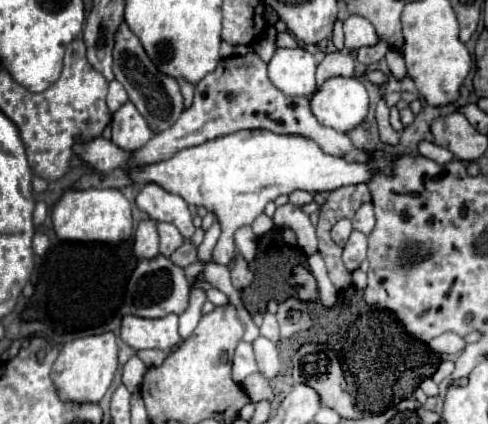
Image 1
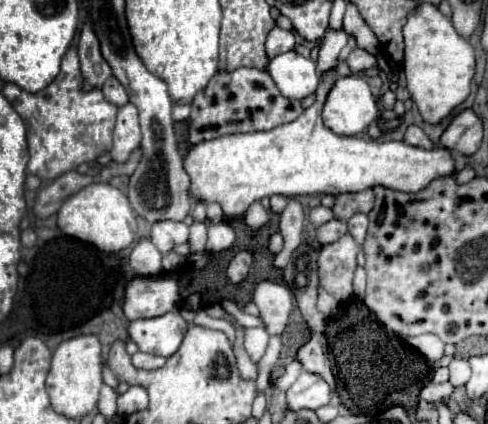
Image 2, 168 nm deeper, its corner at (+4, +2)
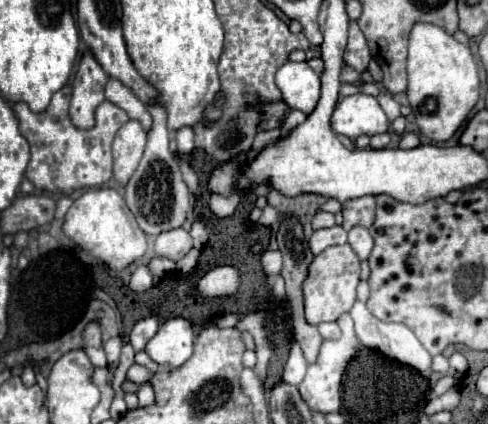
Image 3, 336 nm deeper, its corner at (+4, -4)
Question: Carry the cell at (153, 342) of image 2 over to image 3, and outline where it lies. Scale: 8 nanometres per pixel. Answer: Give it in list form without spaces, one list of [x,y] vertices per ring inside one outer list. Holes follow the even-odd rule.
[[[170,318],[146,342],[144,350],[160,368],[174,370],[192,356],[192,342],[192,324],[184,318]]]

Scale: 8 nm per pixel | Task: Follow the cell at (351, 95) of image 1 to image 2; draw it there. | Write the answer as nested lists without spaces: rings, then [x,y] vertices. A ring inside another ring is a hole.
[[[362,76],[338,78],[322,110],[324,124],[342,136],[356,136],[380,116],[376,98]]]

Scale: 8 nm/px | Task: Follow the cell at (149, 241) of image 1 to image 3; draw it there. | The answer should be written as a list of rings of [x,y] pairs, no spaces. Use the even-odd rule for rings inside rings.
[[[146,264],[138,266],[134,272],[132,272],[132,278],[130,278],[130,290],[134,292],[144,292],[148,290],[150,286],[154,284],[154,274],[150,272],[150,268]]]

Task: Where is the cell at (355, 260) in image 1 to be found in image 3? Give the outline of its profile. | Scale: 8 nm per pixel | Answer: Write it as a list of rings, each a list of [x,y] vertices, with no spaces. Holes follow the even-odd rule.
[[[348,244],[330,246],[322,254],[318,254],[308,268],[308,278],[304,280],[306,320],[316,326],[320,322],[334,322],[340,314],[348,312],[356,302],[358,280],[360,280],[360,260]]]

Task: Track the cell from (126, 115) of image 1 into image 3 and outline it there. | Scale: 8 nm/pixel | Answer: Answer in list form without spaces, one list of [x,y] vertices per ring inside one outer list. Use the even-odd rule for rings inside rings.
[[[128,120],[116,134],[112,144],[112,156],[114,156],[114,178],[122,186],[130,180],[134,174],[142,152],[146,146],[146,132],[138,120]]]

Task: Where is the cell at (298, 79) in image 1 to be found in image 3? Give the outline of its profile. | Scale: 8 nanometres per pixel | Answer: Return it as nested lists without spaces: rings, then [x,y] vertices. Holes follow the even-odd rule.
[[[286,62],[276,72],[276,86],[290,108],[310,114],[320,98],[320,76],[306,62]]]

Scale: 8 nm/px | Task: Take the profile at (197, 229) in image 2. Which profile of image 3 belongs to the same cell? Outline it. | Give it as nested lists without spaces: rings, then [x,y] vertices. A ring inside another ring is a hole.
[[[192,248],[192,250],[182,258],[182,260],[178,260],[178,270],[180,270],[180,272],[184,272],[184,274],[188,274],[188,272],[196,266],[198,258],[200,258],[200,250]]]

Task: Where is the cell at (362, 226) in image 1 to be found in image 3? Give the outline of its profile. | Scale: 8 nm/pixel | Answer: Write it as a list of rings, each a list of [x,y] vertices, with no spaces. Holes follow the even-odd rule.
[[[352,228],[348,232],[348,244],[352,246],[352,250],[358,254],[360,260],[366,260],[370,256],[370,250],[374,246],[372,236],[366,228]]]

